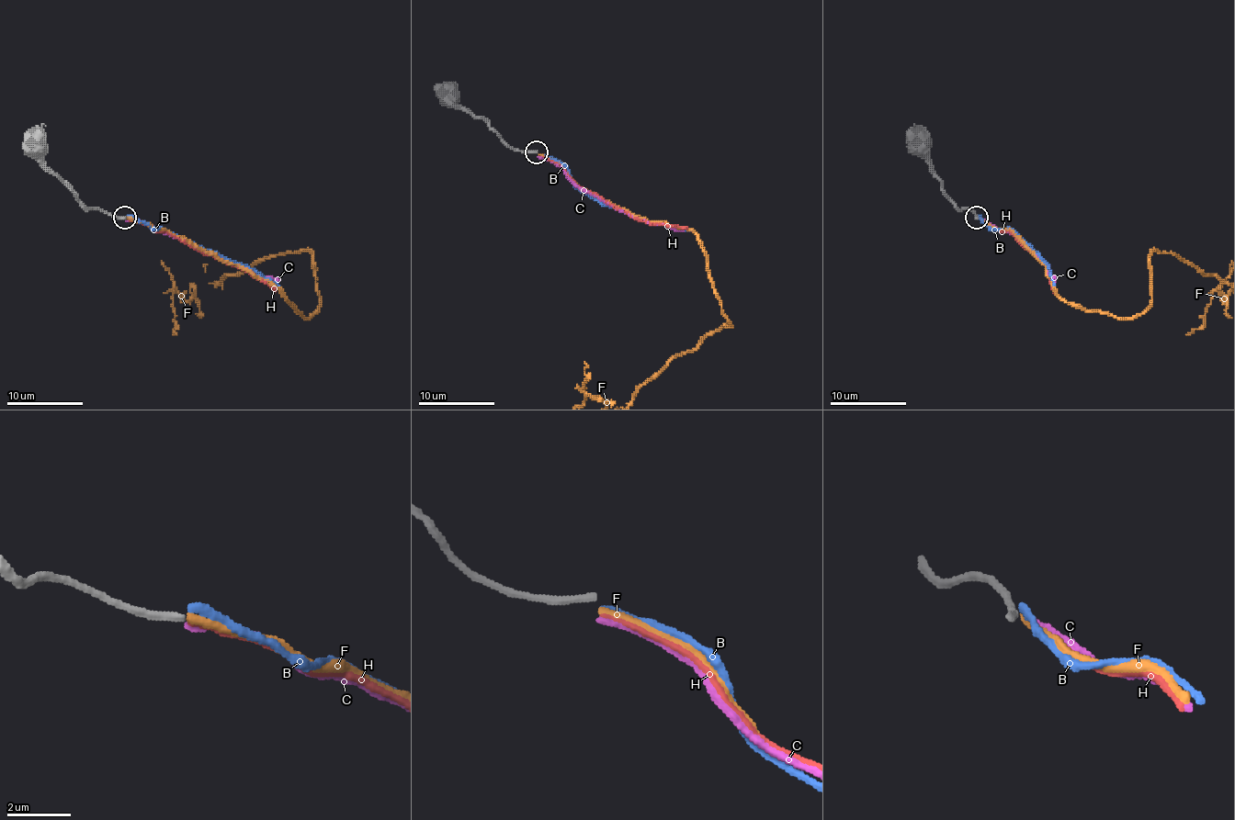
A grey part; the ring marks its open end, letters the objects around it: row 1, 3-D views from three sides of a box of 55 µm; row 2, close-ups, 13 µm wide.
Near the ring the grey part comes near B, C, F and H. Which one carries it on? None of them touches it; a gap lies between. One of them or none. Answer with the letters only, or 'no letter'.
no letter

